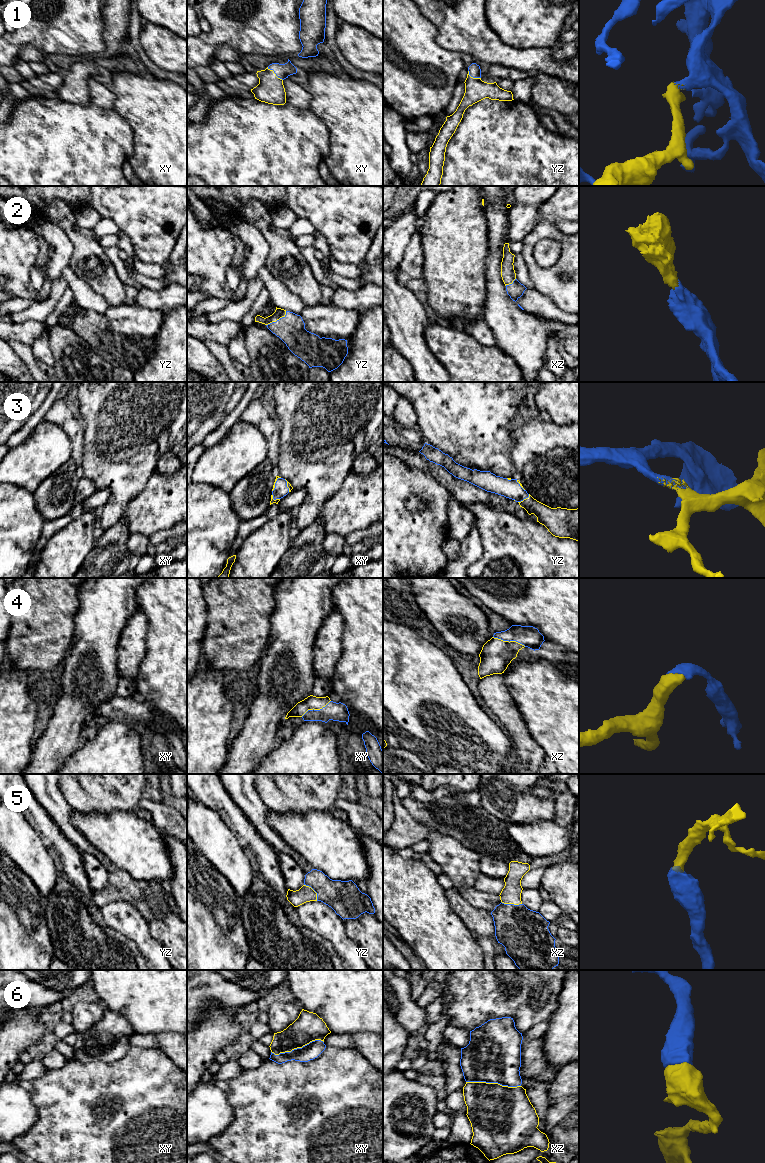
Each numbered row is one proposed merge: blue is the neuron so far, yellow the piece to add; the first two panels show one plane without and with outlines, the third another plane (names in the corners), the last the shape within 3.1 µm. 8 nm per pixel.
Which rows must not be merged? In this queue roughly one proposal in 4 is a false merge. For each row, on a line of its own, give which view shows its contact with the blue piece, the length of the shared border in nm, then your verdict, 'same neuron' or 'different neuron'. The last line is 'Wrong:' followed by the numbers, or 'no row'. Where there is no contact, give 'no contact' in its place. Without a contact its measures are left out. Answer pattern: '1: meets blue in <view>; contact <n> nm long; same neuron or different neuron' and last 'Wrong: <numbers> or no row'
1: meets blue in xy; contact 170 nm long; same neuron
2: meets blue in yz; contact 200 nm long; same neuron
3: meets blue in yz; contact 120 nm long; same neuron
4: meets blue in xz; contact 280 nm long; same neuron
5: meets blue in xz; contact 170 nm long; same neuron
6: meets blue in xz; contact 440 nm long; same neuron
Wrong: no row

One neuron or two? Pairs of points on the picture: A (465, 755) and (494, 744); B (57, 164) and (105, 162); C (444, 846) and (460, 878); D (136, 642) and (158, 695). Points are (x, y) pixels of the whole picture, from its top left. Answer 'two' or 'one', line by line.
A: one
B: one
C: one
D: two

